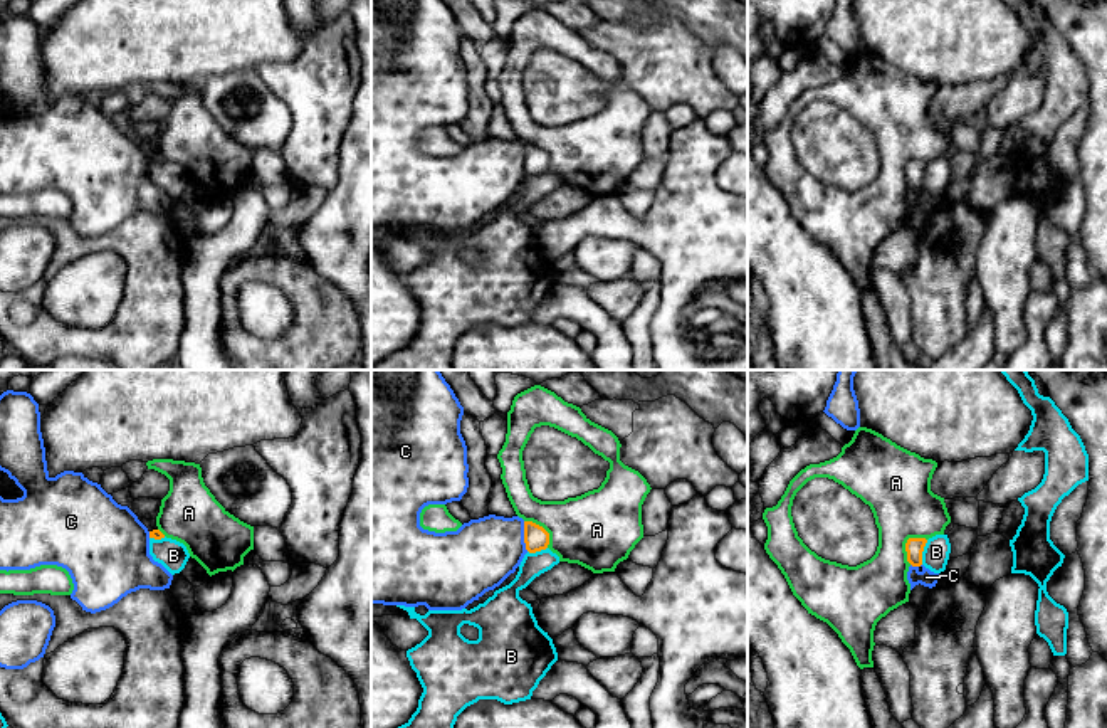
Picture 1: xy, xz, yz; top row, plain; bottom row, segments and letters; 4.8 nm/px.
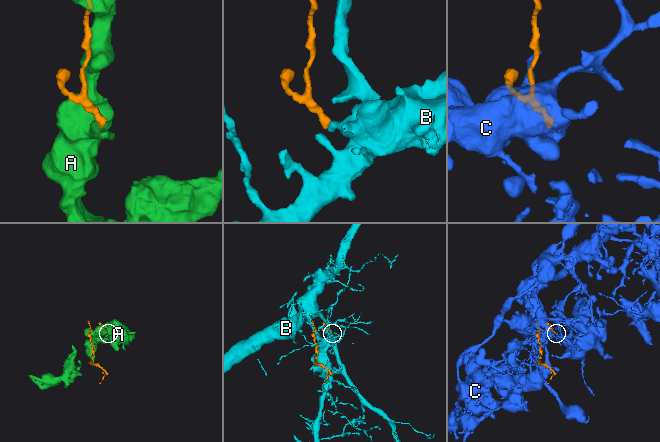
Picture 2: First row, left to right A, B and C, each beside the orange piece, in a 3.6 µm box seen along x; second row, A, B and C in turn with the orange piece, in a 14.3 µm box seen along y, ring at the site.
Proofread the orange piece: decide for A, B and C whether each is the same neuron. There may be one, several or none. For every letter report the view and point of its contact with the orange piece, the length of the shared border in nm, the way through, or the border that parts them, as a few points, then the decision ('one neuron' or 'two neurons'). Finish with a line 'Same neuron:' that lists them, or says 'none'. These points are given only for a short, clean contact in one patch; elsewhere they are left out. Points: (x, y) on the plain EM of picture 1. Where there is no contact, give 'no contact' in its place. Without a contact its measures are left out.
A: contact yz (906, 167); length 150 nm; two neurons
B: contact yz (923, 174); length 120 nm; border yz (928, 163), (921, 187); two neurons
C: contact xz (524, 160); length 150 nm; two neurons
Same neuron: none

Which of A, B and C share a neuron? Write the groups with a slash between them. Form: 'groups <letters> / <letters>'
groups A / B / C

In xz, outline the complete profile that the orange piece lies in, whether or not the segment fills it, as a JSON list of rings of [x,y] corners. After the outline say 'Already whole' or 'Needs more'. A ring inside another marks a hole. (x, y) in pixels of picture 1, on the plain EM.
[[[524,145],[524,166],[529,177],[546,173],[549,168],[549,156],[533,145]]]. Already whole

